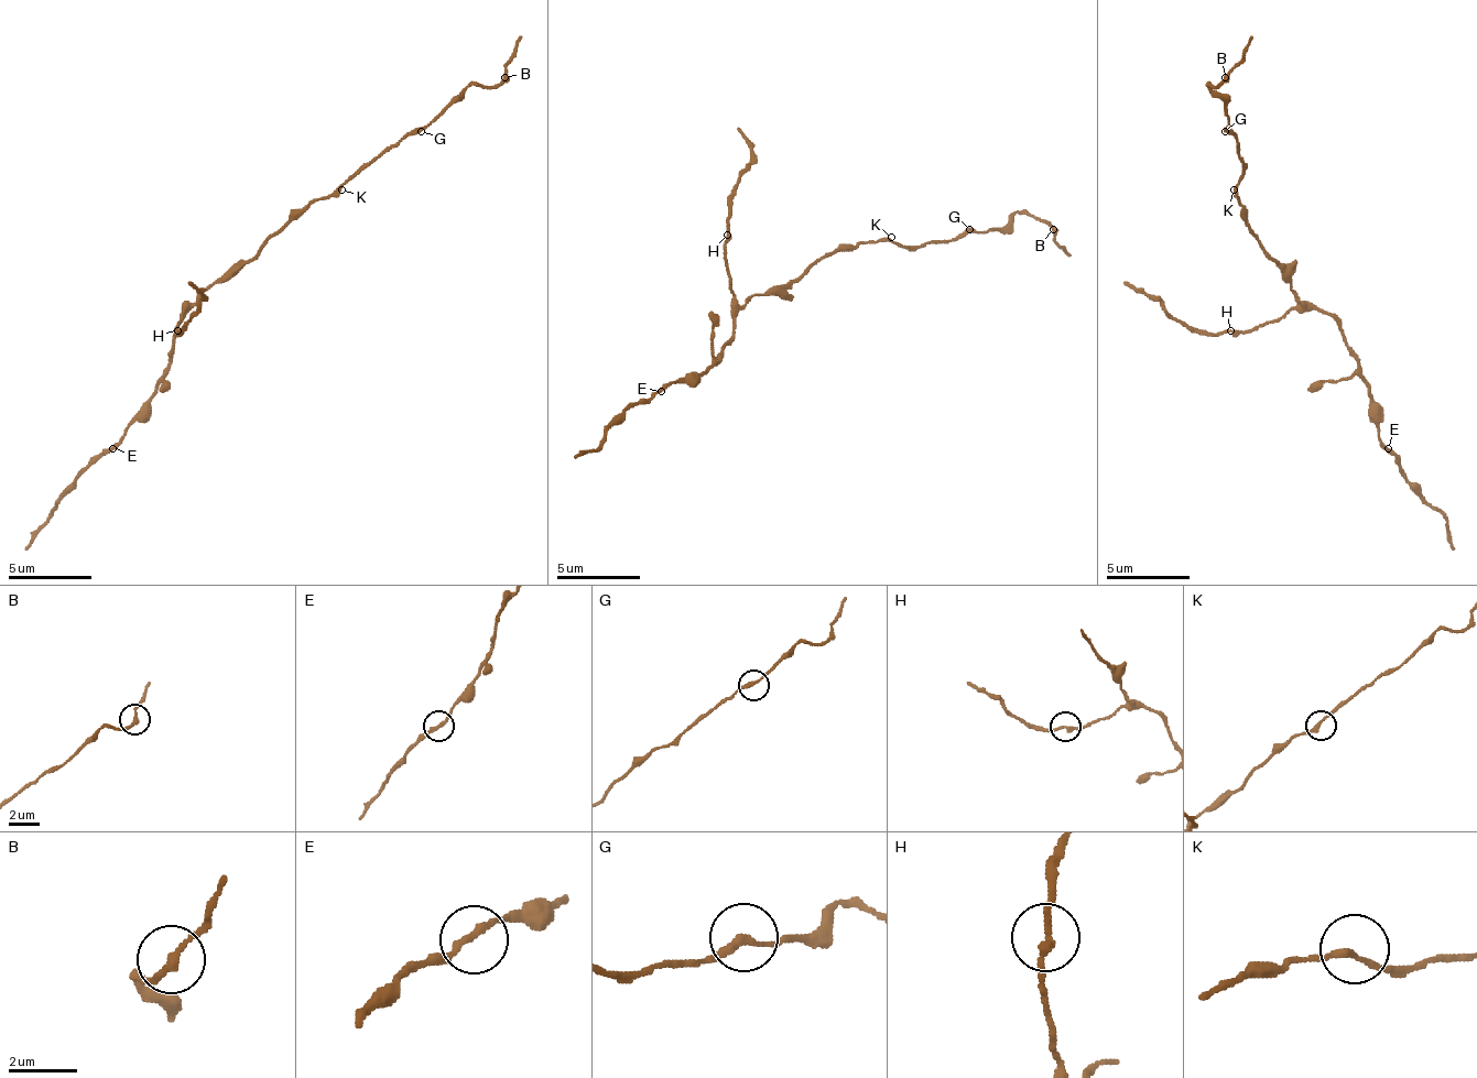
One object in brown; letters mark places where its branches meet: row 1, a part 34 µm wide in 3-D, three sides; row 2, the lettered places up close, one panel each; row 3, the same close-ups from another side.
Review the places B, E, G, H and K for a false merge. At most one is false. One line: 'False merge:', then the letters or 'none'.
False merge: none

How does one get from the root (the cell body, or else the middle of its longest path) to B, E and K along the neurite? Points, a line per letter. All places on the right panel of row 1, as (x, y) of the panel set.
B: (1288, 273), (1250, 235), (1246, 210), (1238, 202), (1238, 139), (1229, 131), (1225, 106), (1208, 89), (1225, 77)
E: (1288, 273), (1292, 290), (1337, 323), (1388, 448)
K: (1288, 273), (1250, 235), (1246, 210), (1238, 202), (1234, 189)

